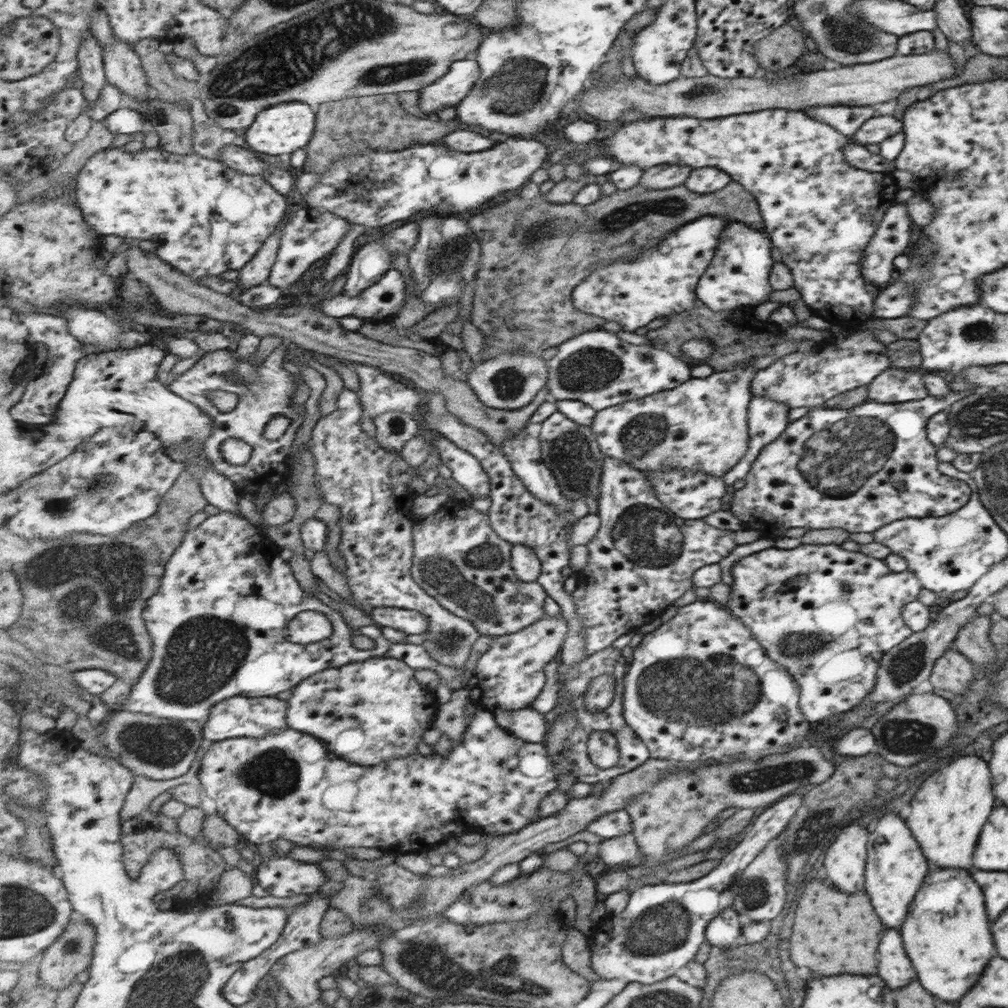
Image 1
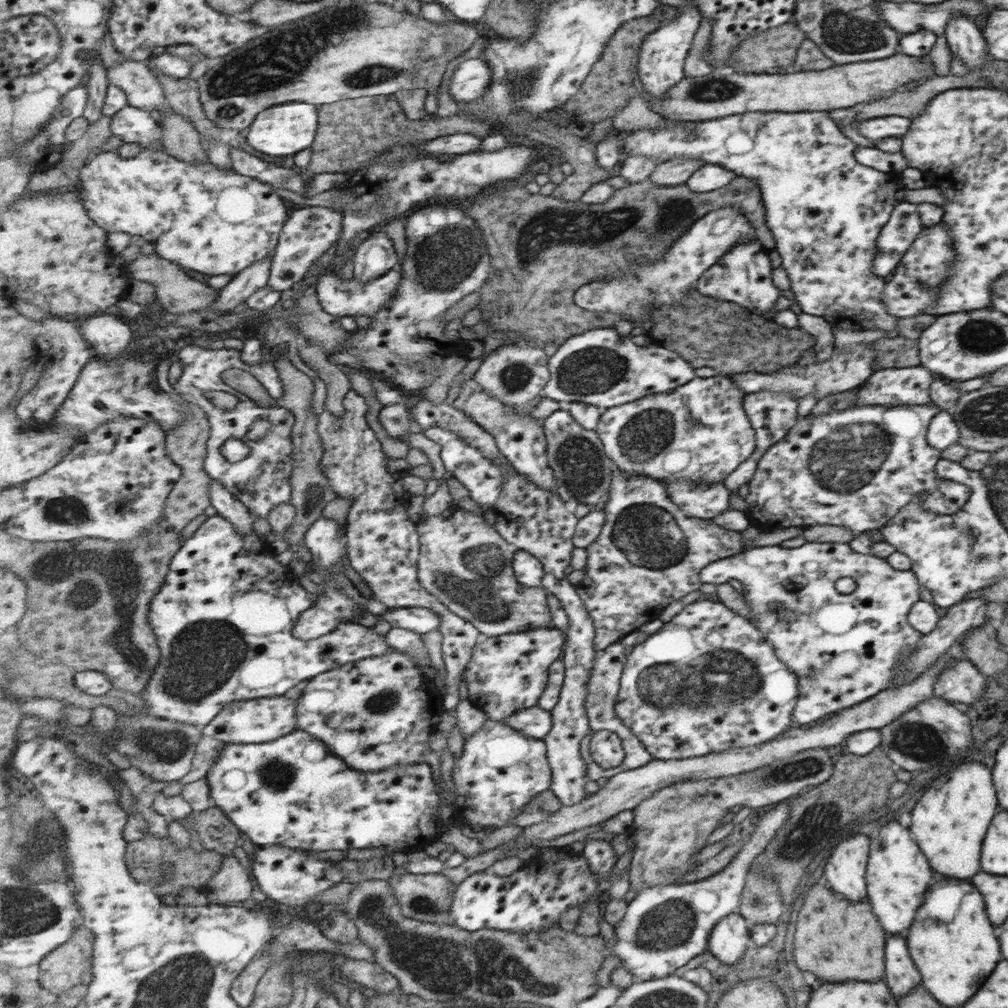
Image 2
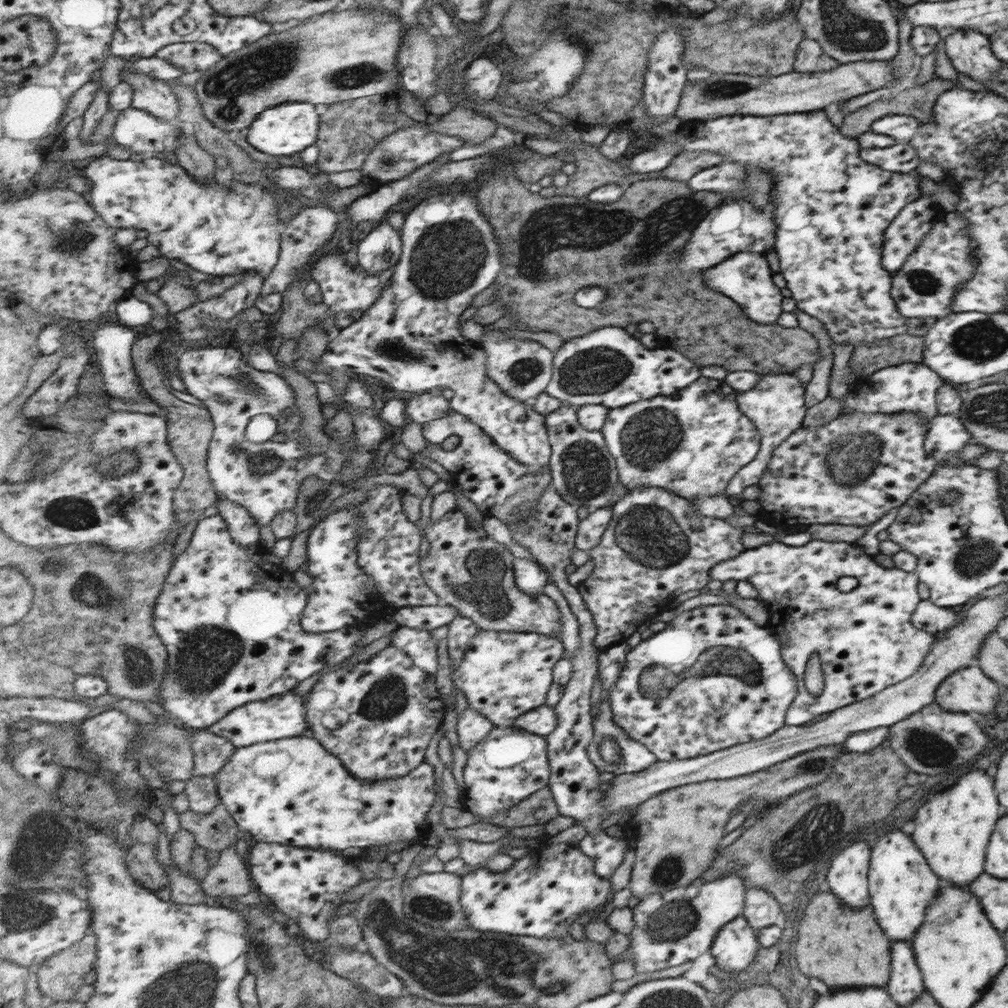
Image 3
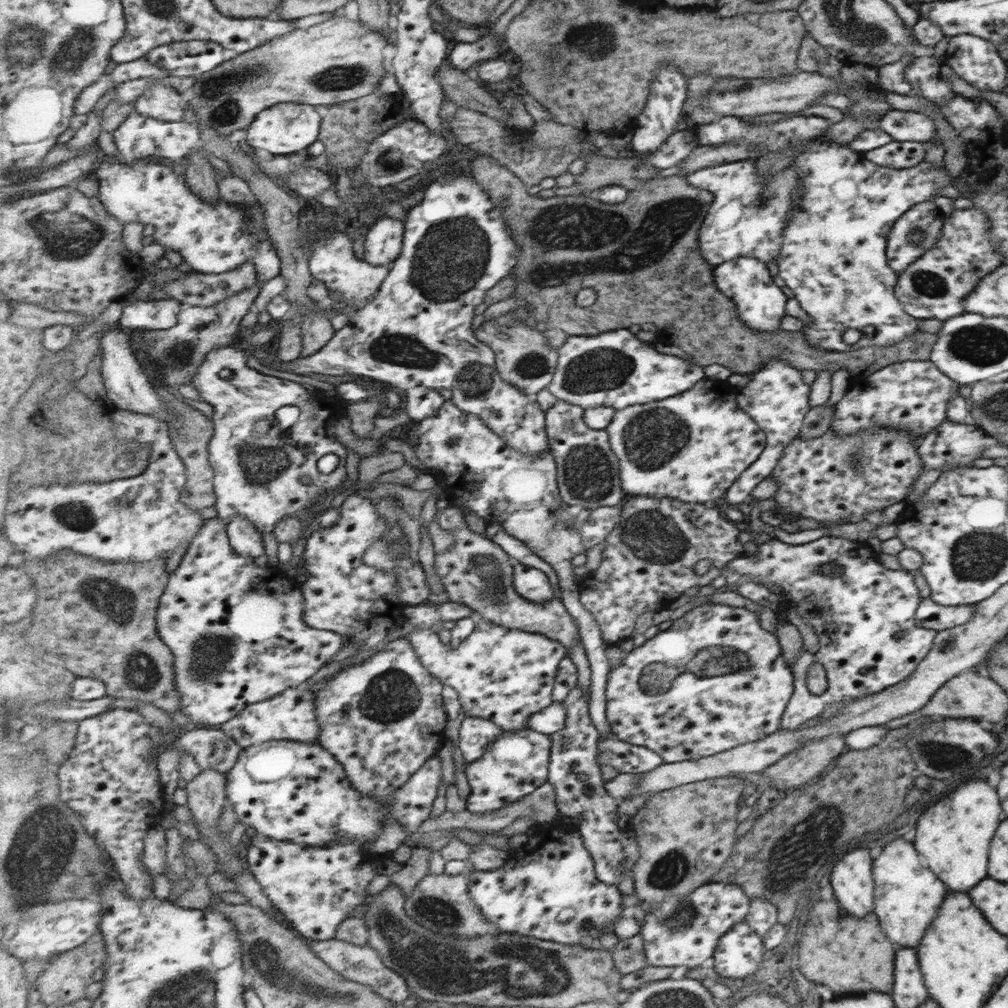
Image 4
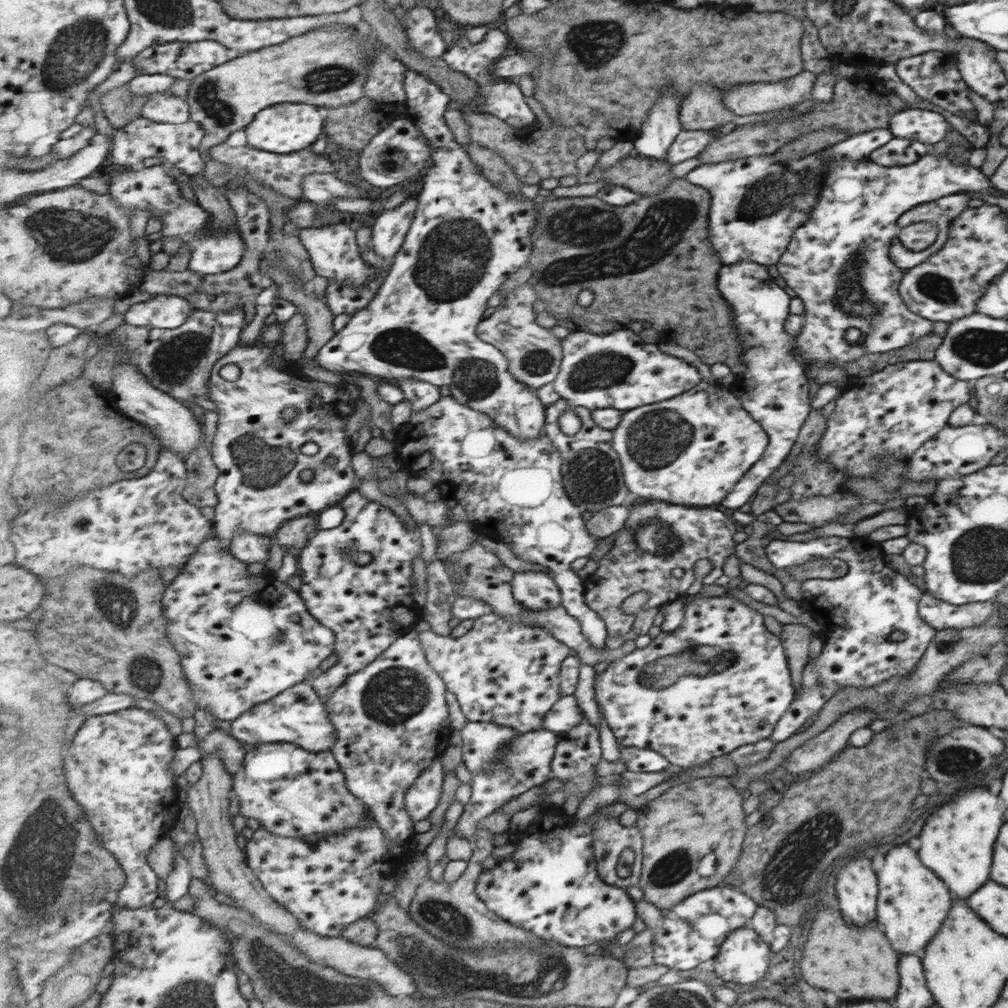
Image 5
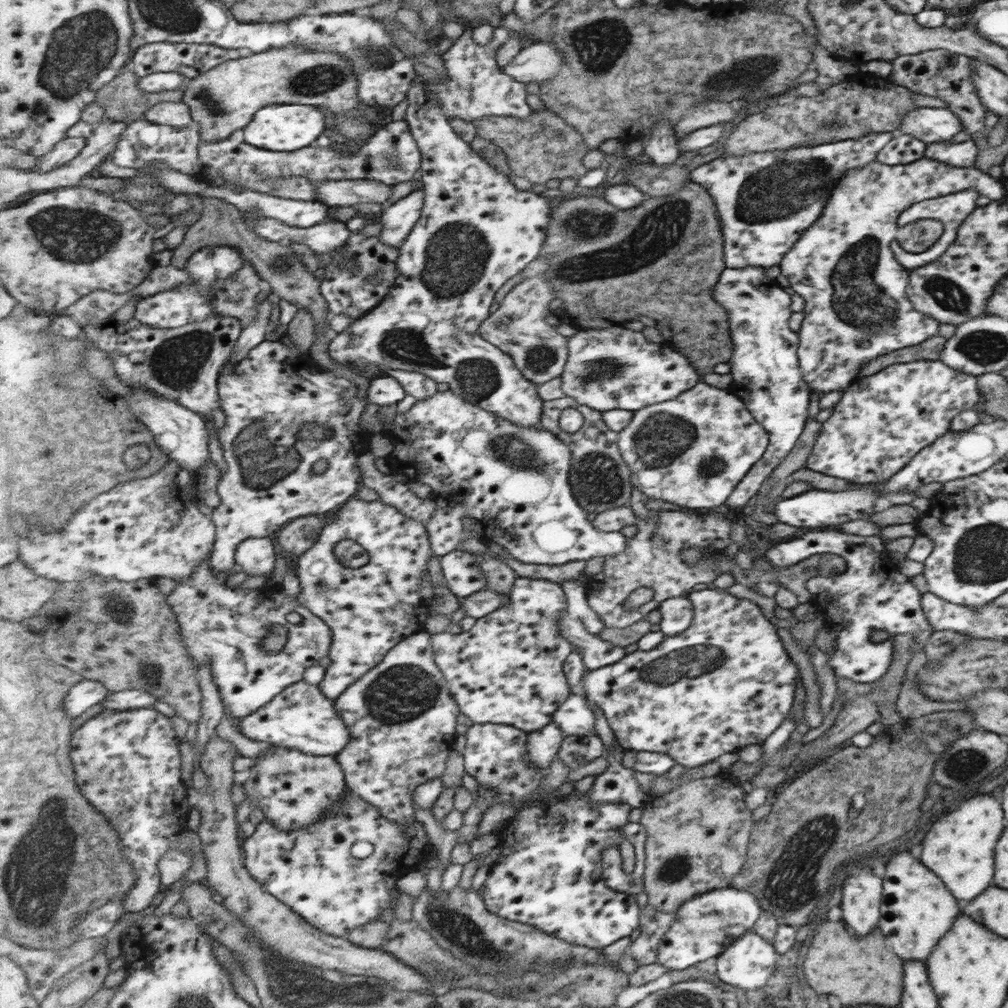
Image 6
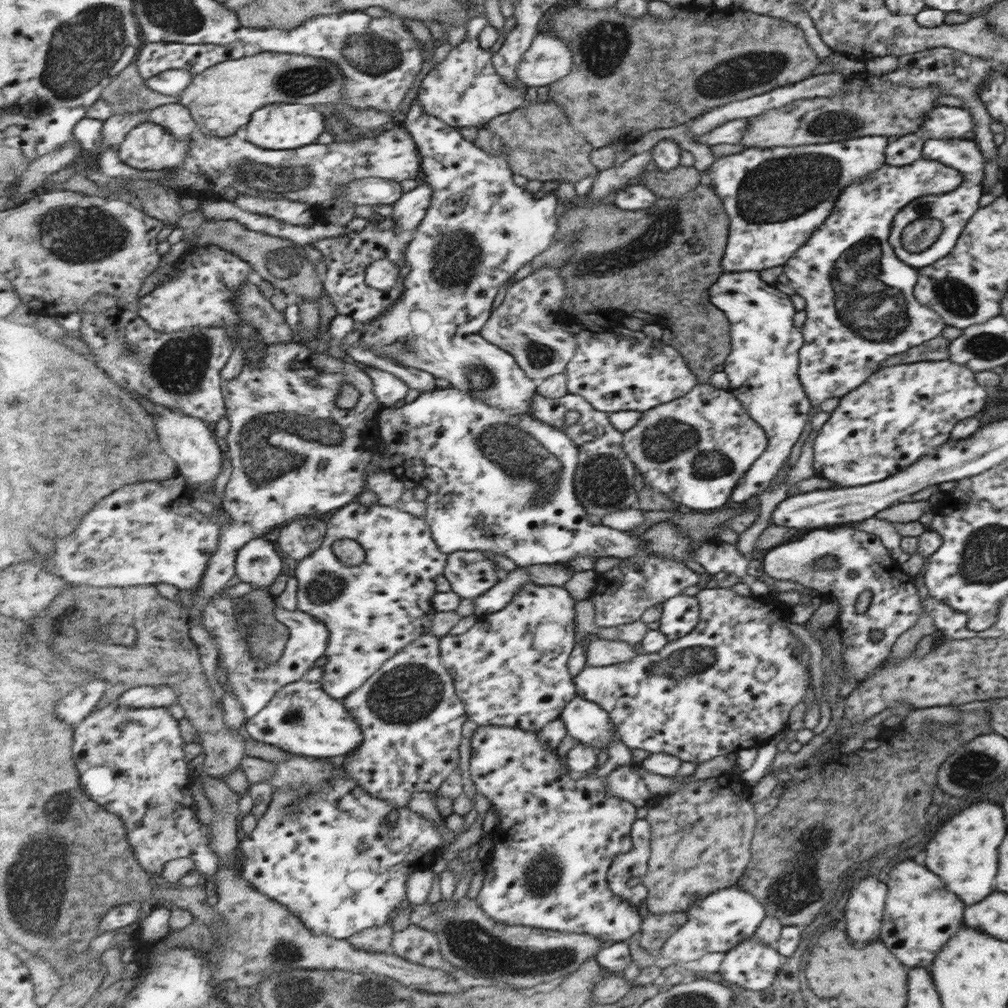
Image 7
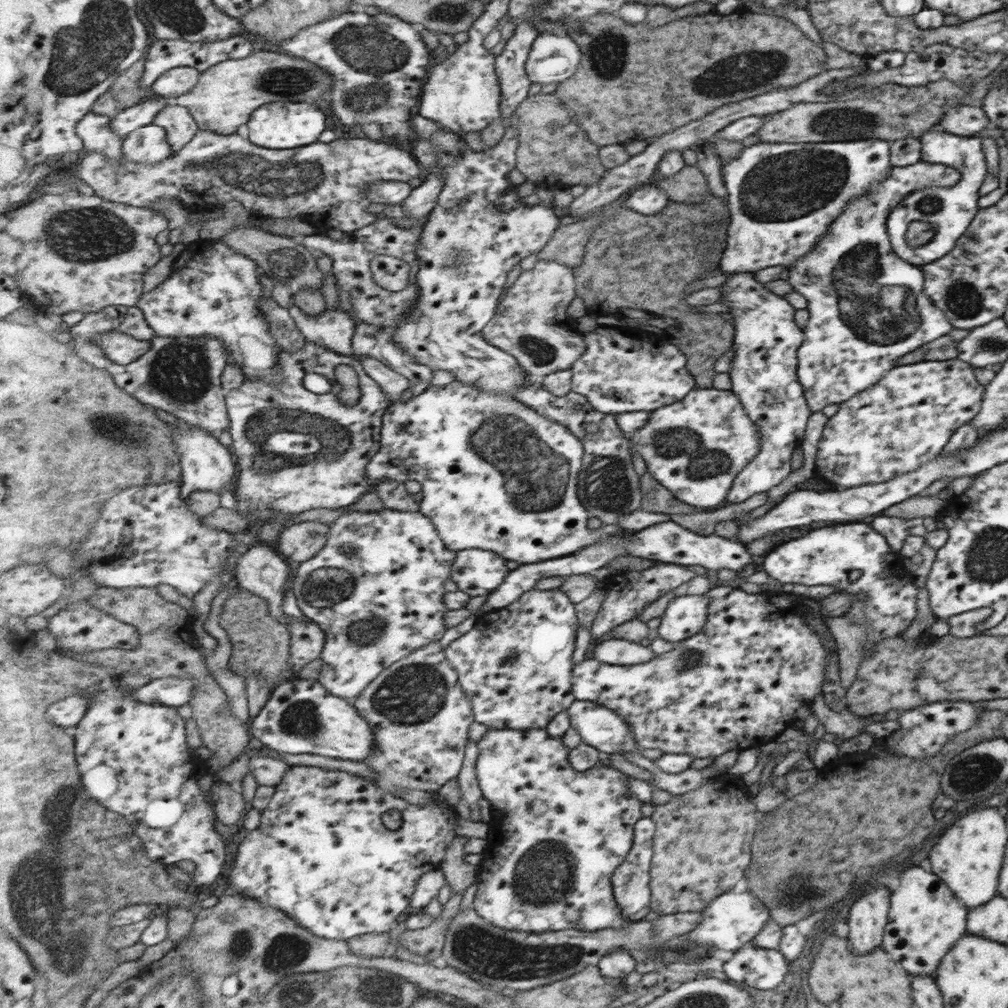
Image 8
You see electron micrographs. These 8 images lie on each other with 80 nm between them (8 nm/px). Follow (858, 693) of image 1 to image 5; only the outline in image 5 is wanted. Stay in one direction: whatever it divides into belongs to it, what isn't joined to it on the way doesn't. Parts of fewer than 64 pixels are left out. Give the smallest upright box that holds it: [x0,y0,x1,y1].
[764,536,936,744]

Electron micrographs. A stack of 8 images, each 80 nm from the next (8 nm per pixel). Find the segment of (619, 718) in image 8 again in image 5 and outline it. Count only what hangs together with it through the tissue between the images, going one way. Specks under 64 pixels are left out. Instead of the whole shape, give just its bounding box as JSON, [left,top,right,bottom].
[542,694,587,734]

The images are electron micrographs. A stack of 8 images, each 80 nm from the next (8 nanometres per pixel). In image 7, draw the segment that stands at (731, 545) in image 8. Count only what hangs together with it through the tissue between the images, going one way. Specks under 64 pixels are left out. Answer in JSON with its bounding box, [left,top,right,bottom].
[374,386,770,596]

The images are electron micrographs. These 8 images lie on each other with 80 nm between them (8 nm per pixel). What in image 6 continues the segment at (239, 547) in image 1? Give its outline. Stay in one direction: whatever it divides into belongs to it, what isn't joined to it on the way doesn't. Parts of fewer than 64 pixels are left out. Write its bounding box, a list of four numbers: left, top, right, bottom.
[167,555,333,719]

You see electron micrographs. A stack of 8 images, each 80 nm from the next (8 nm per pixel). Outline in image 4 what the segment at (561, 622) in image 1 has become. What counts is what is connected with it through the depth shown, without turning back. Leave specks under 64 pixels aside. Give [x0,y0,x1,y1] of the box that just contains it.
[405,619,570,731]

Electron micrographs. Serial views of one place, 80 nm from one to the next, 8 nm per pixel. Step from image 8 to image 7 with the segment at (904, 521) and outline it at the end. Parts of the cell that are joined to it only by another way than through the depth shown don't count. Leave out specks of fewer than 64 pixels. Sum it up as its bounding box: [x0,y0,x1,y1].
[848,517,908,562]

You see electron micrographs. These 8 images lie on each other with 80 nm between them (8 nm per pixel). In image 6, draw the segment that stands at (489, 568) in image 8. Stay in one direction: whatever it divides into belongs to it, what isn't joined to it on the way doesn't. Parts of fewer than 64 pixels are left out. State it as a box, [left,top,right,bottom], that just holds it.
[441,549,488,599]

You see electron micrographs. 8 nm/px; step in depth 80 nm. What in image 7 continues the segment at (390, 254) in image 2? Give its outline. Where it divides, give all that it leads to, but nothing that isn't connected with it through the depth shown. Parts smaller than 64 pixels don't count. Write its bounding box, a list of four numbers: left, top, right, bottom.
[390,182,433,234]

